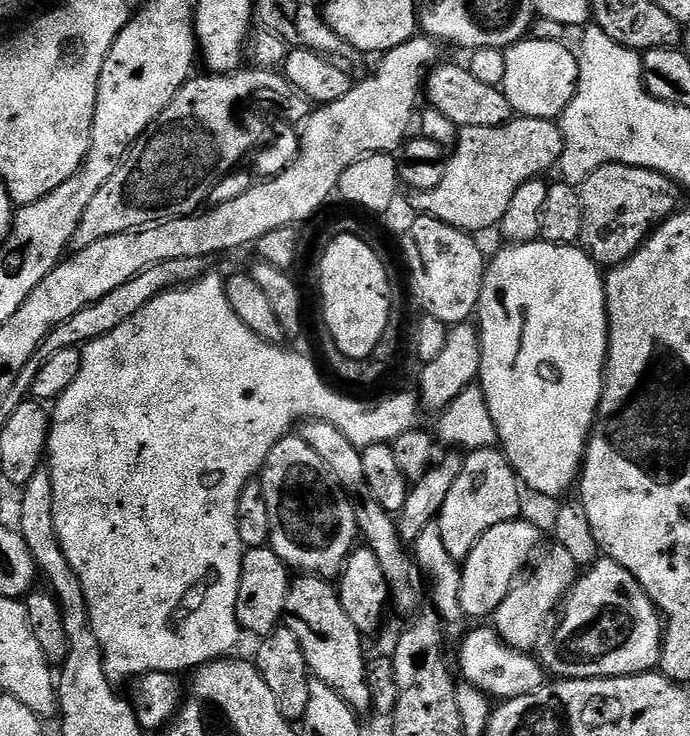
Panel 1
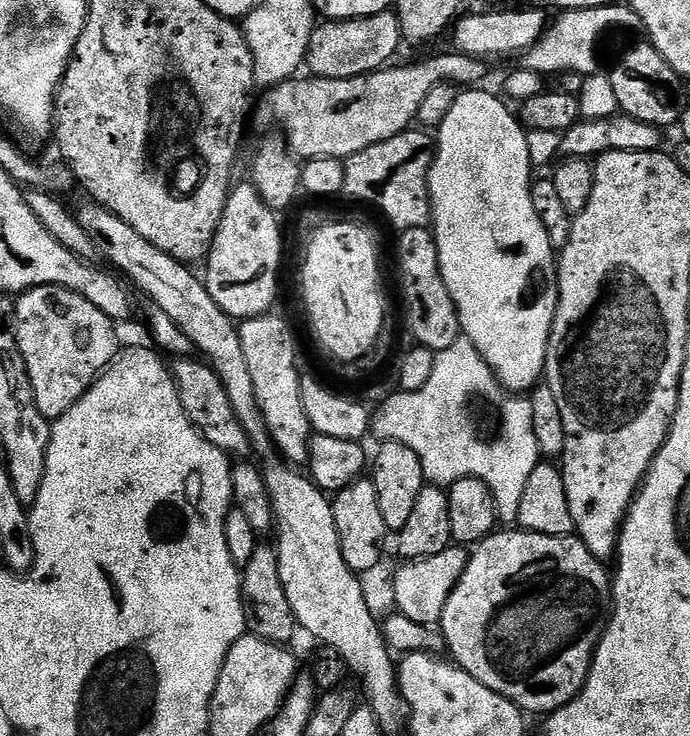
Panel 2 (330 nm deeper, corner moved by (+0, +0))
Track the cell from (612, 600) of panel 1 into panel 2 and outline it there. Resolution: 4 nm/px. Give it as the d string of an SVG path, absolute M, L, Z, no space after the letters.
M497 530L491 536L481 540L479 544L471 549L468 565L446 606L442 610L442 618L438 625L439 631L444 637L447 651L452 651L451 659L464 668L482 686L490 686L498 694L502 694L510 702L514 702L525 714L531 712L544 712L551 714L566 706L582 689L588 677L588 671L592 665L592 655L596 653L596 648L600 645L600 639L604 633L610 615L610 605L612 602L612 585L610 583L610 572L590 550L581 542L580 537L573 534L571 536L547 536L541 532L526 532L523 530Z

